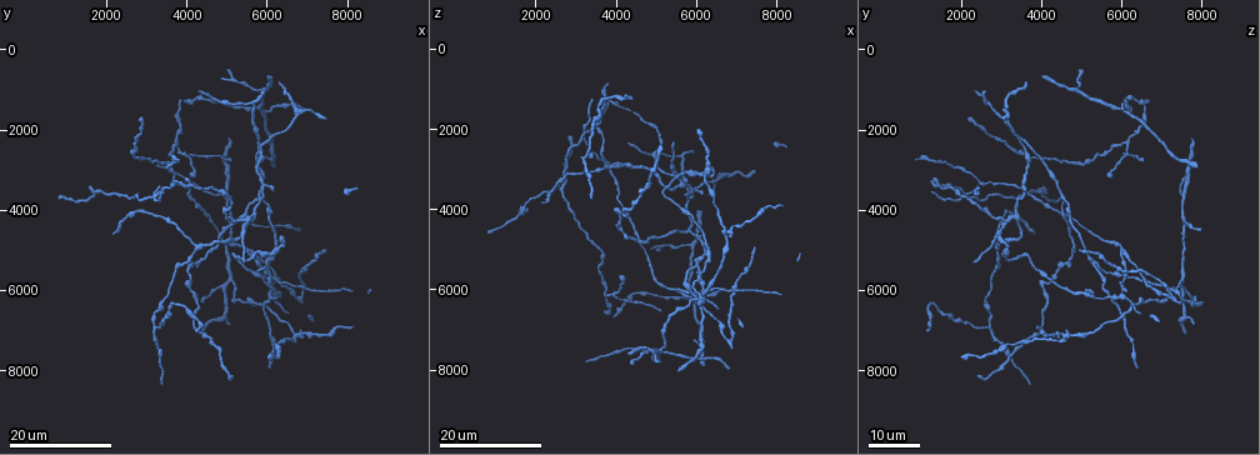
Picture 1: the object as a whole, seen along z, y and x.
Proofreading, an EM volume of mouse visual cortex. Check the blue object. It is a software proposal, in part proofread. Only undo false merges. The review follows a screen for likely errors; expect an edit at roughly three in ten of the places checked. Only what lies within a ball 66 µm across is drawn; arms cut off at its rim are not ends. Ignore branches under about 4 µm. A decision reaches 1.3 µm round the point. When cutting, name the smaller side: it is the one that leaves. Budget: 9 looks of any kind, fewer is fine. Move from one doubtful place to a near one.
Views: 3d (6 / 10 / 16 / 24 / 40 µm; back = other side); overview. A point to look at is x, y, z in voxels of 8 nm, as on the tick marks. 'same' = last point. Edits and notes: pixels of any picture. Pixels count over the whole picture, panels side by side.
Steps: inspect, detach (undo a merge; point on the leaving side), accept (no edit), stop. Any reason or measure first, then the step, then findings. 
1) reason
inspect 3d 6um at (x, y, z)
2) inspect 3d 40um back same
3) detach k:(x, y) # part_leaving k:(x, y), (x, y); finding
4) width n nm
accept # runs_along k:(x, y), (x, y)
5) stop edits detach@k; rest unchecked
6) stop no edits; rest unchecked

three-way junction
inspect 3d 16um at (4000, 2550, 6050)

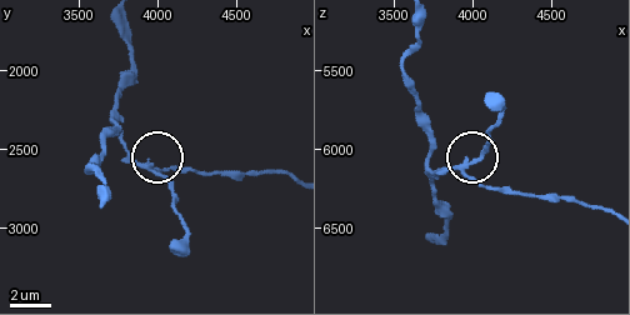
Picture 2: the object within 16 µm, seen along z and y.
inspect 3d 6um at (3960, 2620, 6120)

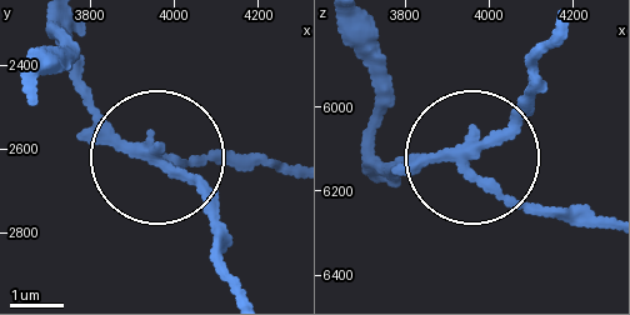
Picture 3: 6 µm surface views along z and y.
arms 3
detach 3:(238, 158) # part_leaving 3:(480, 181), (596, 213); two neurons meet here

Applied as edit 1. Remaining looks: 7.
four or more arms meet
inspect 3d 16um at (5800, 2400, 3600)

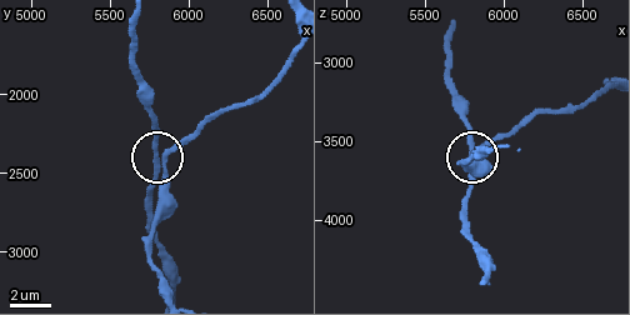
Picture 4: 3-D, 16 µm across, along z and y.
zoom in
inspect 3d 10um same

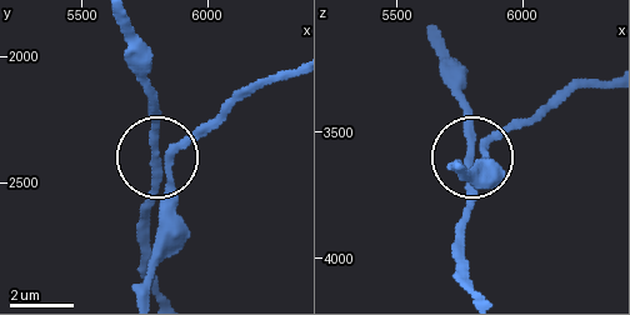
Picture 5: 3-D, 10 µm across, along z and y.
arms 4
accept # continuous, no second neuron

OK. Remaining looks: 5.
inspect 3d 24um at (3750, 3300, 1300)

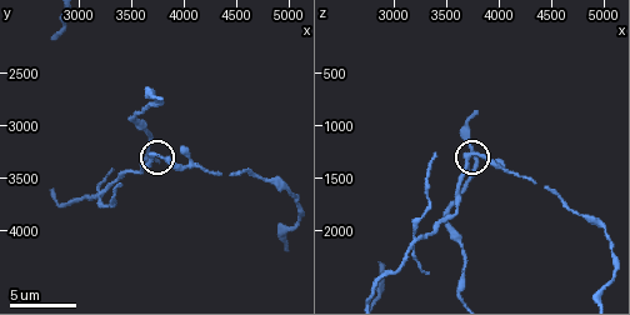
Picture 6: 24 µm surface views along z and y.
inspect 3d 6um at (3780, 3300, 1300)

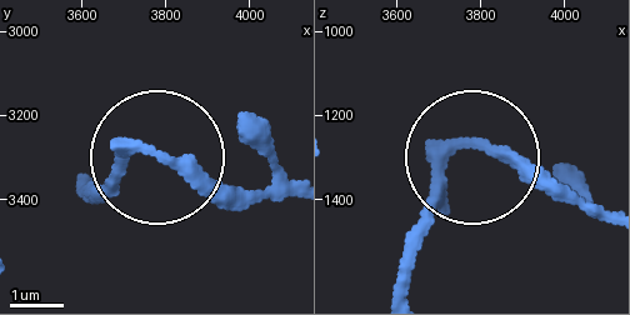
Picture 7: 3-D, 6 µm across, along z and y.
inspect 3d 6um back at (3770, 3280, 1275)

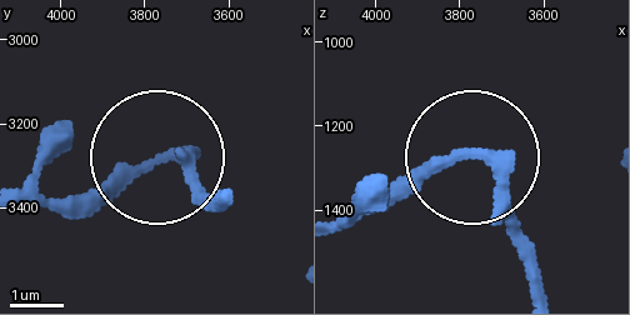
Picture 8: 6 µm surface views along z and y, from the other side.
accept # runs_along 8:(20, 205), (88, 201), (154, 156), (230, 201); continuous, no second neuron

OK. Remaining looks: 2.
four or more arms meet
inspect 3d 6um at (3180, 3660, 2100)

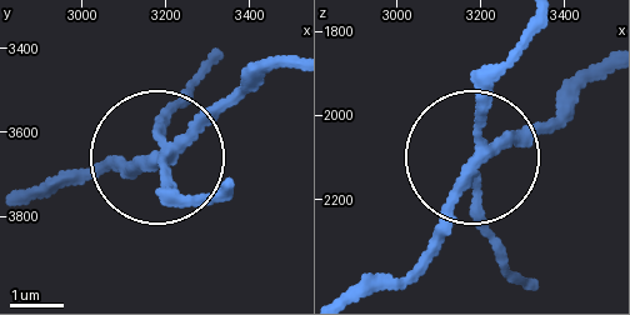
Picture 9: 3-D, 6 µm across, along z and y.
width 210 nm
detach 9:(163, 110) # part_leaving 9:(480, 145), (489, 83), (525, 29); a second neuron is stuck on

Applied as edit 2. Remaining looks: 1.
stop edits detach@3, detach@9; rest unchecked

